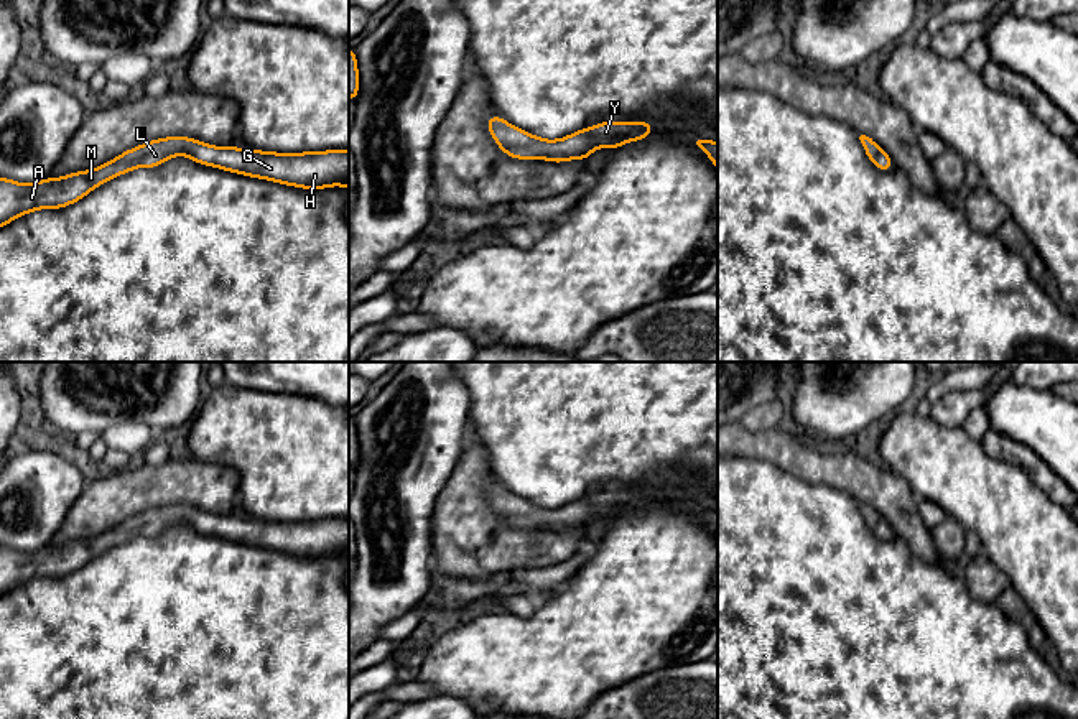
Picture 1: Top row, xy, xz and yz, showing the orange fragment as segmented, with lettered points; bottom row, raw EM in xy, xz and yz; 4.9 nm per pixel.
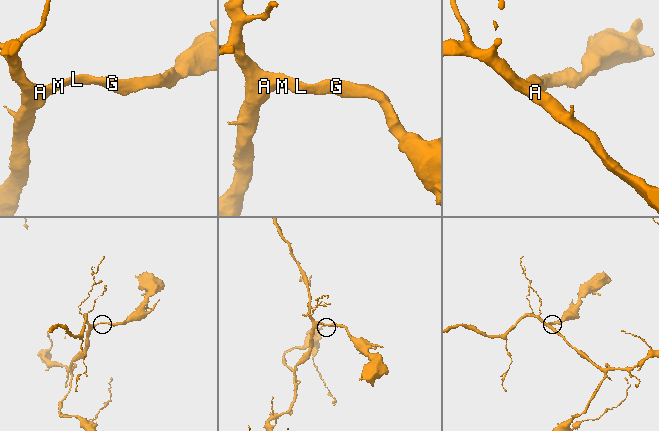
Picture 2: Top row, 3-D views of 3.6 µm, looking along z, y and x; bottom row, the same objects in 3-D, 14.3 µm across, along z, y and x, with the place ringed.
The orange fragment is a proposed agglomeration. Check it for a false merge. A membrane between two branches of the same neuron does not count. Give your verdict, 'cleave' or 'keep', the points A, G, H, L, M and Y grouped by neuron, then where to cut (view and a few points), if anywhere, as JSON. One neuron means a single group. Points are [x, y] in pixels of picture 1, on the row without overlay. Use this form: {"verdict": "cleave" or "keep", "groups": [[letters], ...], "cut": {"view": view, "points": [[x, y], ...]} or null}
{"verdict": "keep", "groups": [["A", "G", "H", "L", "M", "Y"]], "cut": null}

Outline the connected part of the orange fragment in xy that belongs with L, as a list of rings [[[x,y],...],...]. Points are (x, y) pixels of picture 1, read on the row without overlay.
[[[165,505],[127,518],[94,538],[76,540],[56,548],[46,546],[38,551],[21,553],[0,546],[0,597],[38,578],[71,574],[97,554],[123,541],[135,536],[156,536],[178,523],[204,535],[301,558],[331,554],[349,558],[349,518],[275,522],[230,513],[212,515],[189,505]]]

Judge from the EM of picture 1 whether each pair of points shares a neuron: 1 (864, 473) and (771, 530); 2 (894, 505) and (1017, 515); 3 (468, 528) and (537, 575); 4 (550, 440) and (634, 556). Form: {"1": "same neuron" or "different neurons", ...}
{"1": "different neurons", "2": "different neurons", "3": "different neurons", "4": "different neurons"}

